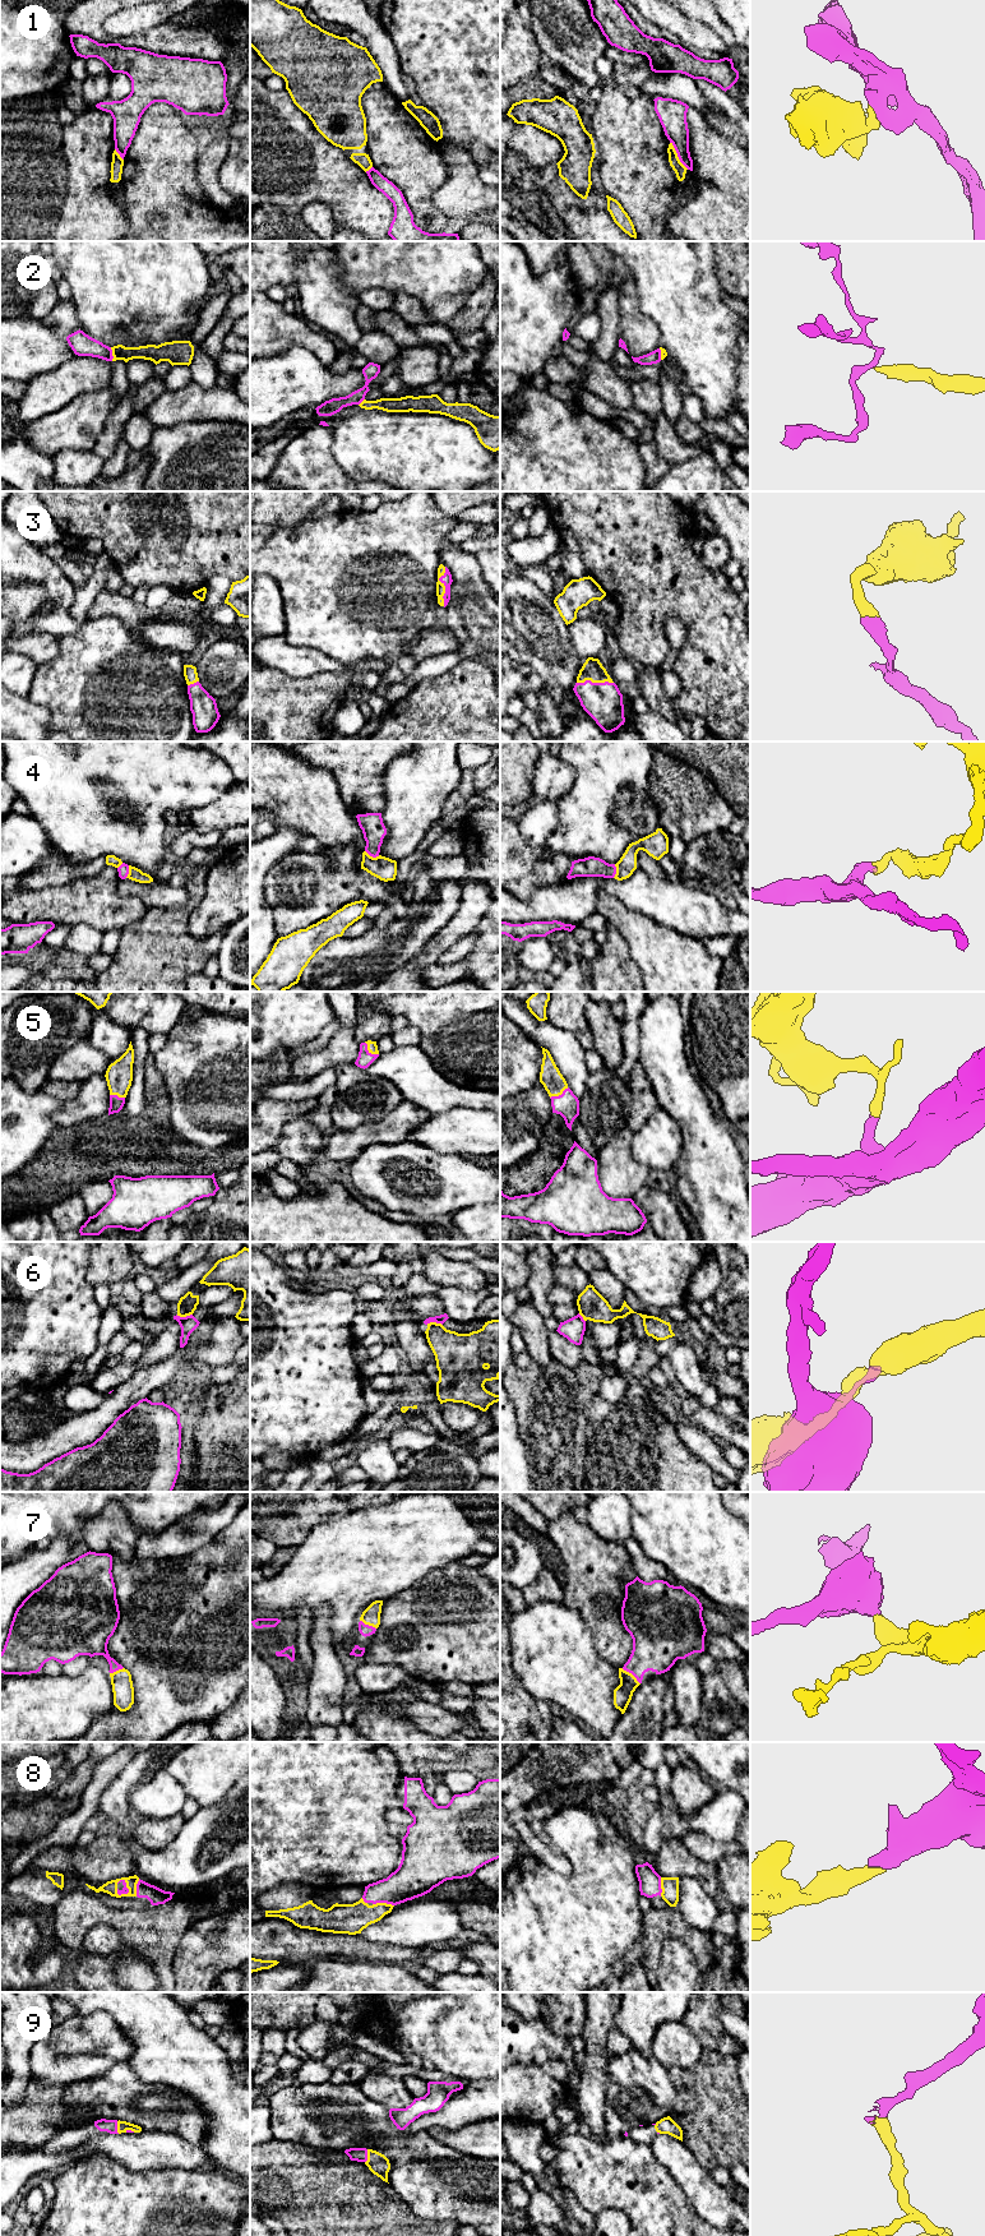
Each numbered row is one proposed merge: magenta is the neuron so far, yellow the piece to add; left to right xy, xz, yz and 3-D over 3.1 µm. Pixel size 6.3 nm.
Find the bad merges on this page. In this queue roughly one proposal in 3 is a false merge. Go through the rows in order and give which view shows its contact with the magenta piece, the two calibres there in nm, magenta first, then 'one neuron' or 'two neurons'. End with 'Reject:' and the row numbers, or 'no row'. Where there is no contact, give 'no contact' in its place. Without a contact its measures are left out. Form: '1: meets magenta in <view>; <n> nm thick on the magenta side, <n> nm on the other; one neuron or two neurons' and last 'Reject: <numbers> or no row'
1: meets magenta in yz; 170 nm thick on the magenta side, 80 nm on the other; two neurons
2: meets magenta in xy; 140 nm thick on the magenta side, 100 nm on the other; two neurons
3: meets magenta in xz; 70 nm thick on the magenta side, 60 nm on the other; one neuron
4: meets magenta in xz; 140 nm thick on the magenta side, 140 nm on the other; one neuron
5: meets magenta in xz; 90 nm thick on the magenta side, 60 nm on the other; one neuron
6: meets magenta in xy; 100 nm thick on the magenta side, 120 nm on the other; two neurons
7: meets magenta in yz; 320 nm thick on the magenta side, 120 nm on the other; one neuron
8: meets magenta in xz; 240 nm thick on the magenta side, 190 nm on the other; one neuron
9: meets magenta in xz; 90 nm thick on the magenta side, 140 nm on the other; one neuron
Reject: 1, 2, 6

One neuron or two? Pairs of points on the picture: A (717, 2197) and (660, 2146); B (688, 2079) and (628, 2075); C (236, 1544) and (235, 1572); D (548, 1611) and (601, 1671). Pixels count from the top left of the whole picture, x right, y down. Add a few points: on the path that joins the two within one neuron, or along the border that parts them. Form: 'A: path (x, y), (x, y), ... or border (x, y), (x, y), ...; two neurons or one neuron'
A: path (703, 2188), (674, 2158); one neuron
B: border (667, 2070), (675, 2091), (674, 2107); two neurons
C: border (213, 1541), (221, 1542), (236, 1555); two neurons
D: path (556, 1626), (586, 1655); one neuron

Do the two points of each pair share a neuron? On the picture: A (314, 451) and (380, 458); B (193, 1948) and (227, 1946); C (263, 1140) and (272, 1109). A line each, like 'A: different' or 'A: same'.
A: different
B: same
C: same

